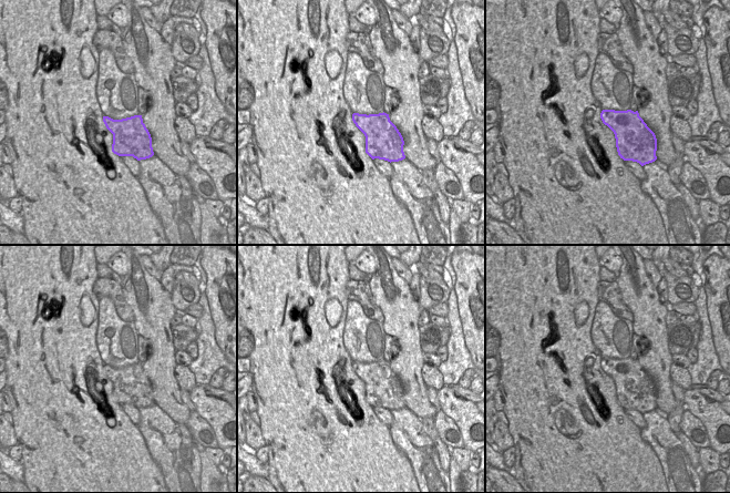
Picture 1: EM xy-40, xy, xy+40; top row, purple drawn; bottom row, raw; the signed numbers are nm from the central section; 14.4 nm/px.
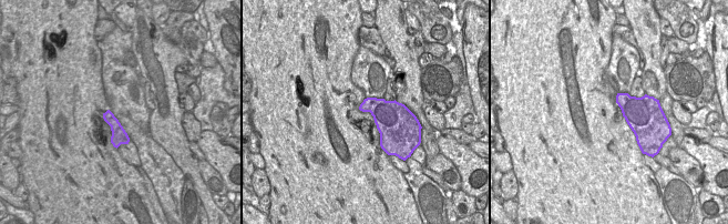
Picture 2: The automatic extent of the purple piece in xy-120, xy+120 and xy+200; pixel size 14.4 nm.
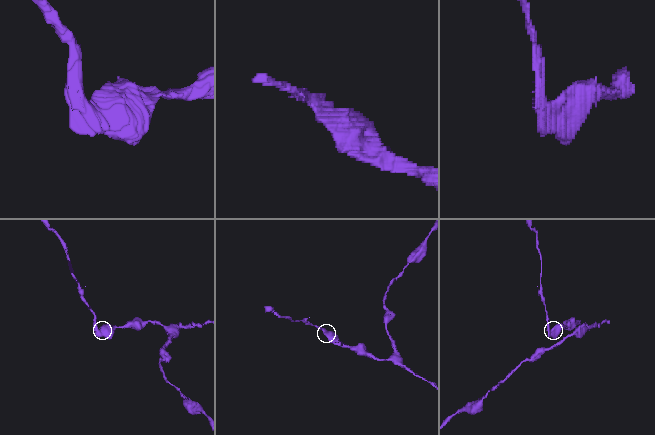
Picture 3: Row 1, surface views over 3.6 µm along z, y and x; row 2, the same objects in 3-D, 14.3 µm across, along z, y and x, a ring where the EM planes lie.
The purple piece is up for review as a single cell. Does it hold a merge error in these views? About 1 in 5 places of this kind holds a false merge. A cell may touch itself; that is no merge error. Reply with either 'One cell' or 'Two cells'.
Two cells

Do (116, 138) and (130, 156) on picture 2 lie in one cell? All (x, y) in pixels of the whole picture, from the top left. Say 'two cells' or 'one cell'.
one cell

